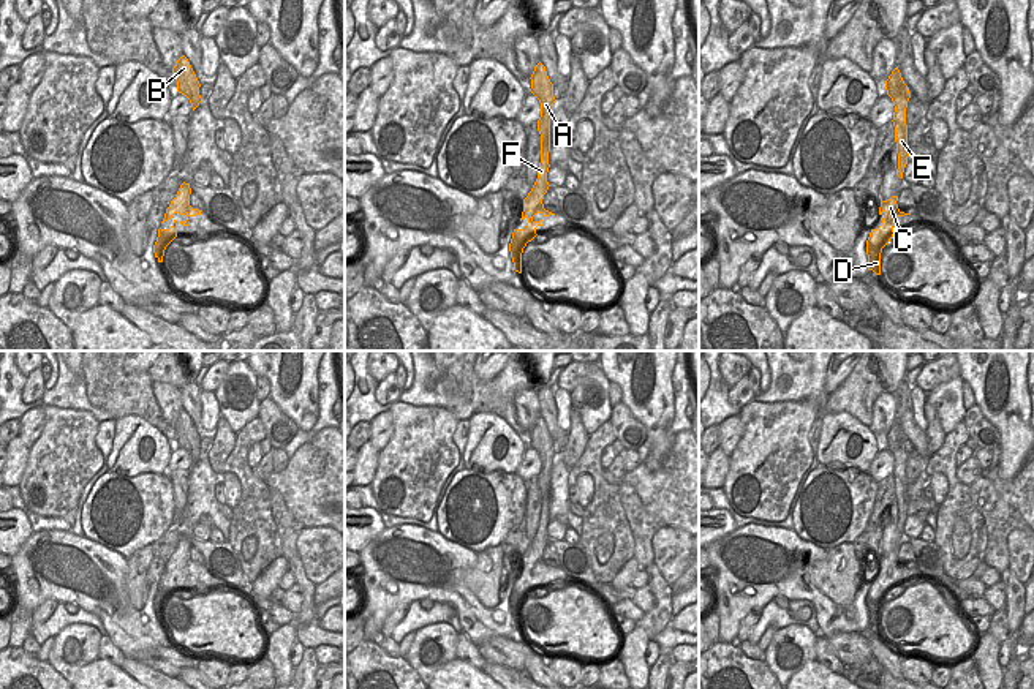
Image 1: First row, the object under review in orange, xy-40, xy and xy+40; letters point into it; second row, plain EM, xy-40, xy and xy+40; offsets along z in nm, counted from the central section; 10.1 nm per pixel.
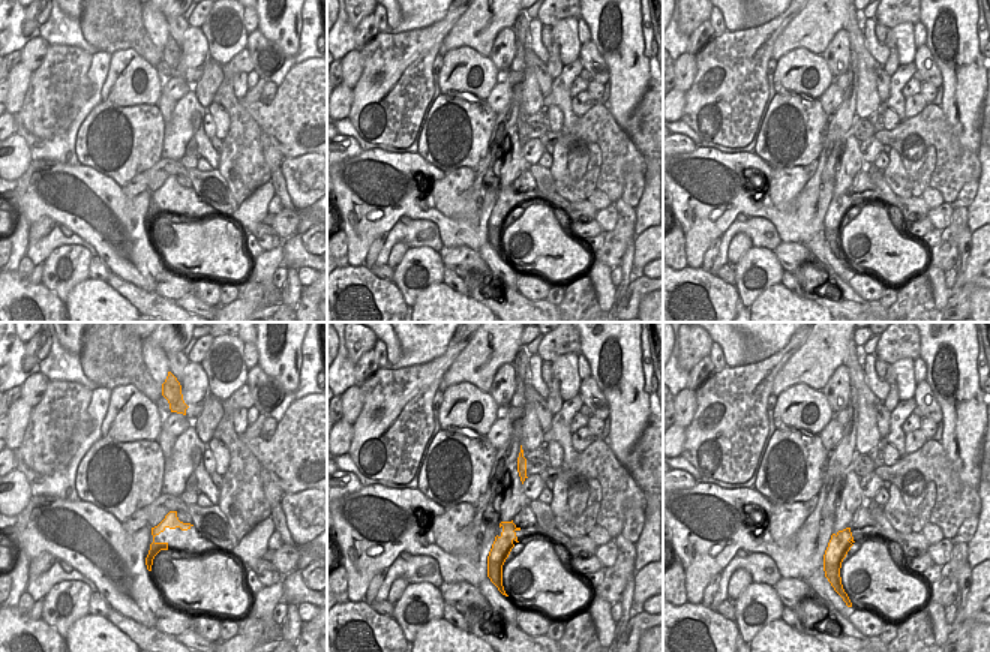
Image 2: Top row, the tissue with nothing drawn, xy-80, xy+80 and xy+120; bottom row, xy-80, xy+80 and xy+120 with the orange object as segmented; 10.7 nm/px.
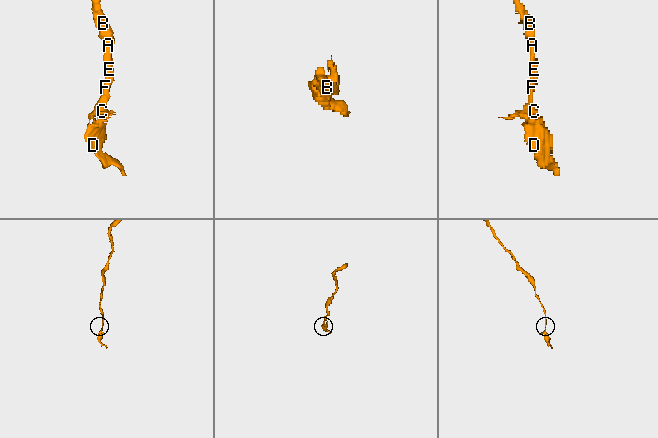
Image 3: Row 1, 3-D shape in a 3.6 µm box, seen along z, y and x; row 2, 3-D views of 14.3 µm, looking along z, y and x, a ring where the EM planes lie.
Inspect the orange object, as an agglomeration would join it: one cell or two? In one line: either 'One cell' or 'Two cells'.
Two cells.

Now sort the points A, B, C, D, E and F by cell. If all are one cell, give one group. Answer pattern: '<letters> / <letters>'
A B / C D E F

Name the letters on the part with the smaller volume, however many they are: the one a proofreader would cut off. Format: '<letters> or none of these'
C, D, E, F

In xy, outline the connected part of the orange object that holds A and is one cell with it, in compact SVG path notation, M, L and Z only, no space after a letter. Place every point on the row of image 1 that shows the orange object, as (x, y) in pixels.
M541 62L534 66L534 71L530 79L531 79L530 92L541 103L541 117L538 120L538 131L542 133L544 130L550 128L553 103L557 101L553 96L553 84L550 82L545 66Z

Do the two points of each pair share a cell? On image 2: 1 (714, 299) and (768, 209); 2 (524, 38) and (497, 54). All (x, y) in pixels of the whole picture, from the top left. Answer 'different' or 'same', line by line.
1: different
2: different

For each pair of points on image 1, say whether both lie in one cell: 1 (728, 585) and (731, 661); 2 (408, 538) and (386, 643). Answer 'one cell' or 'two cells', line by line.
1: two cells
2: two cells

